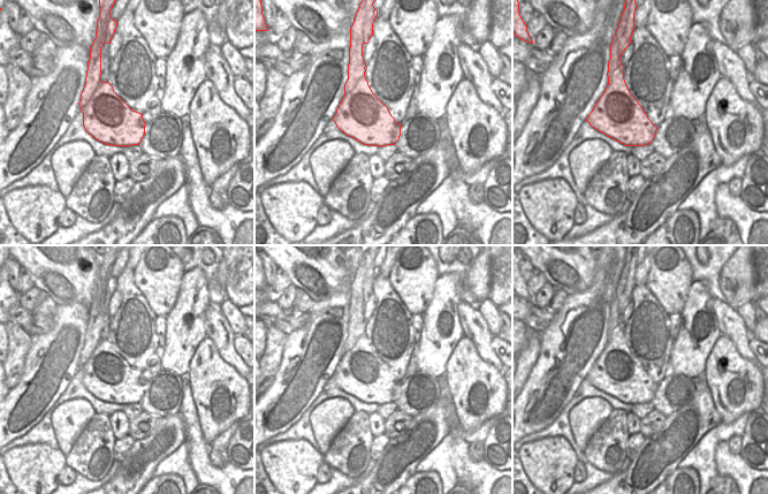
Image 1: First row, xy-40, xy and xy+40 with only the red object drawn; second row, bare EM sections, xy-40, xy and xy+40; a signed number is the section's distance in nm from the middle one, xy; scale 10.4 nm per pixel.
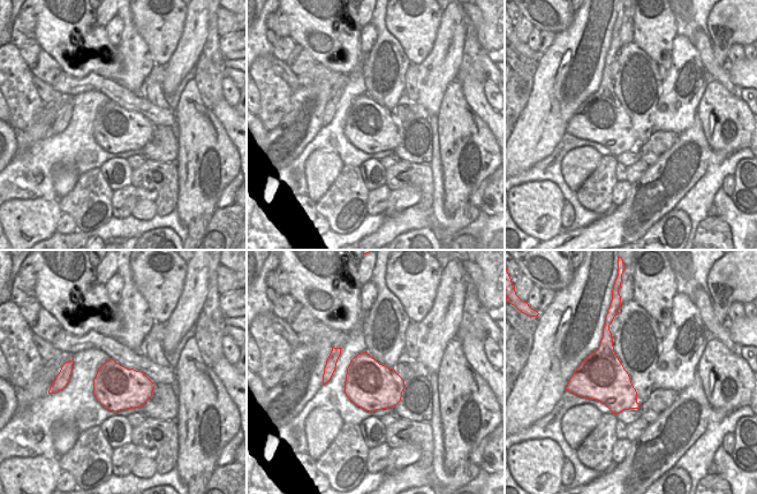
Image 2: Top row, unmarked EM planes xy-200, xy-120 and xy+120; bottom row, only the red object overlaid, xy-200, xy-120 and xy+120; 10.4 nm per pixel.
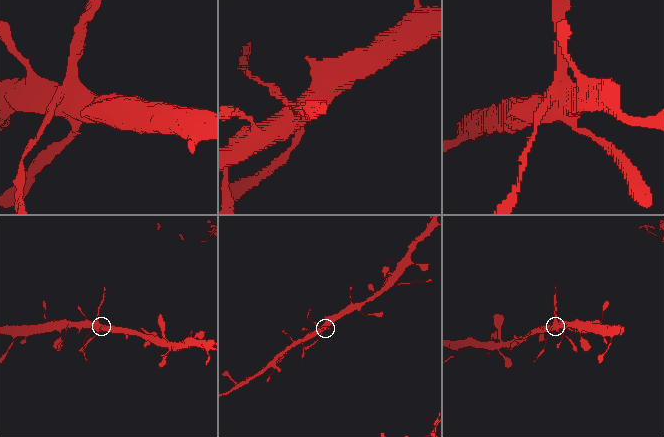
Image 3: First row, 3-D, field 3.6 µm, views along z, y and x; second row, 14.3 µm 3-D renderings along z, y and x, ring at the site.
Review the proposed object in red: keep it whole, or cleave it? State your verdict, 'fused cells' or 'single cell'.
fused cells

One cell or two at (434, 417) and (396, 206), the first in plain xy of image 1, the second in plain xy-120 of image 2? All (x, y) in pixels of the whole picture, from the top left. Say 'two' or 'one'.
one

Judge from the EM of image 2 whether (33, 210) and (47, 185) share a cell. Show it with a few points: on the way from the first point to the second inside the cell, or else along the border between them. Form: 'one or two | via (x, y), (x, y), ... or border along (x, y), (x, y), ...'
two | border along (14, 197), (20, 199), (45, 198), (57, 200)

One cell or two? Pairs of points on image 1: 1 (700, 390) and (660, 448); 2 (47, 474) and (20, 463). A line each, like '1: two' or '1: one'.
1: one
2: one

